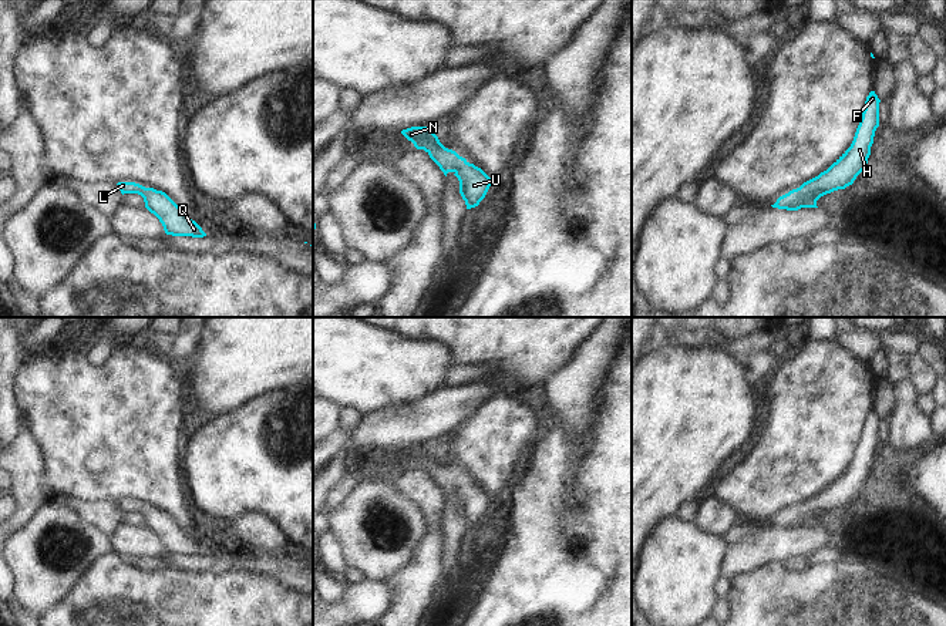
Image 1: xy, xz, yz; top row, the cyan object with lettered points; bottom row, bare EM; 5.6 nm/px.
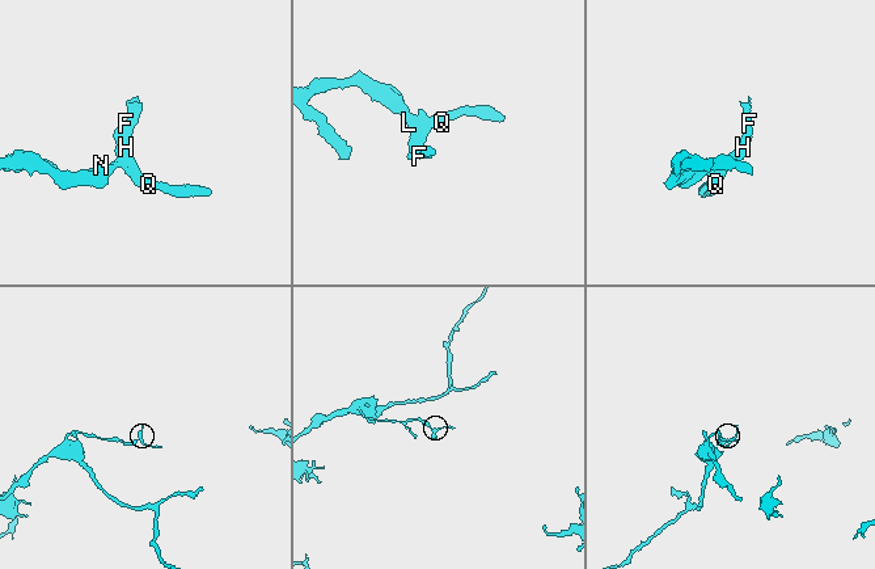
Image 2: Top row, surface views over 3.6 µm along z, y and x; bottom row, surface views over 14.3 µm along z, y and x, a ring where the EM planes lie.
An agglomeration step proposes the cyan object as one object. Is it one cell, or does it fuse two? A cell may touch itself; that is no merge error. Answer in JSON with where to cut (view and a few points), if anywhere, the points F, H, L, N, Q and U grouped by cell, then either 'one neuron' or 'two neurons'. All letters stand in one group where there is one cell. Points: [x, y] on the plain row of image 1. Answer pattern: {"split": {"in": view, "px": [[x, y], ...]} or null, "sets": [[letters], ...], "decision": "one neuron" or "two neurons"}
{"split": null, "sets": [["F", "H", "L", "N", "Q", "U"]], "decision": "one neuron"}

